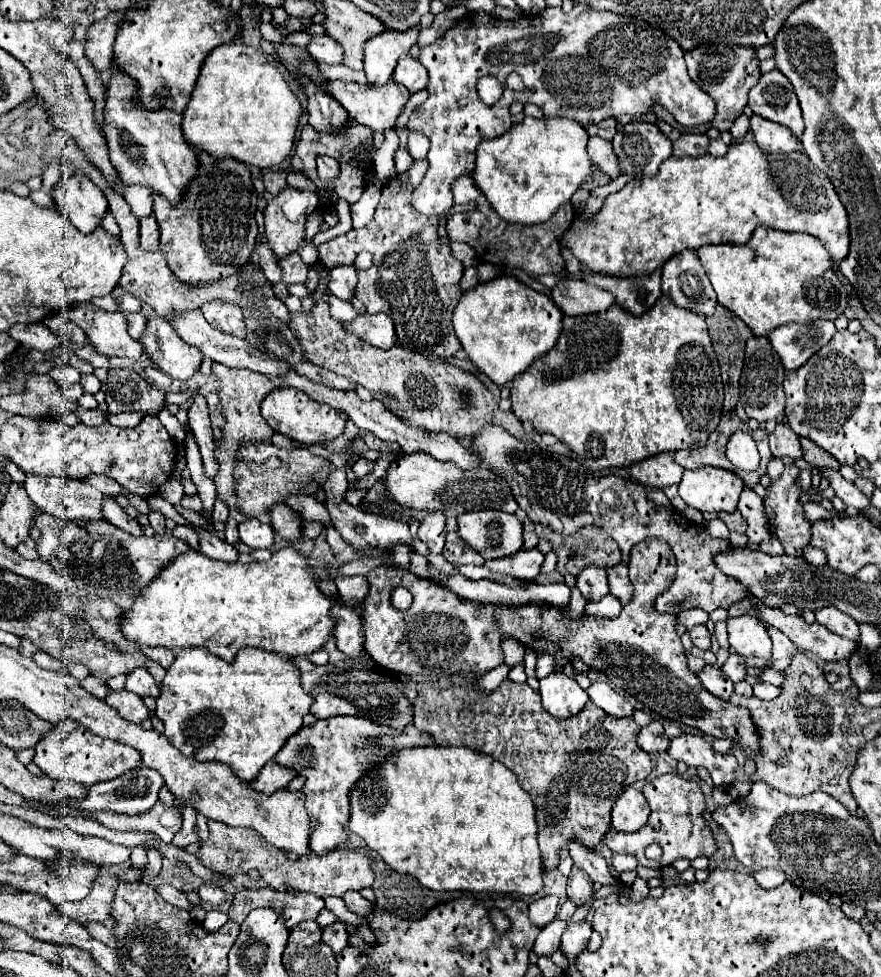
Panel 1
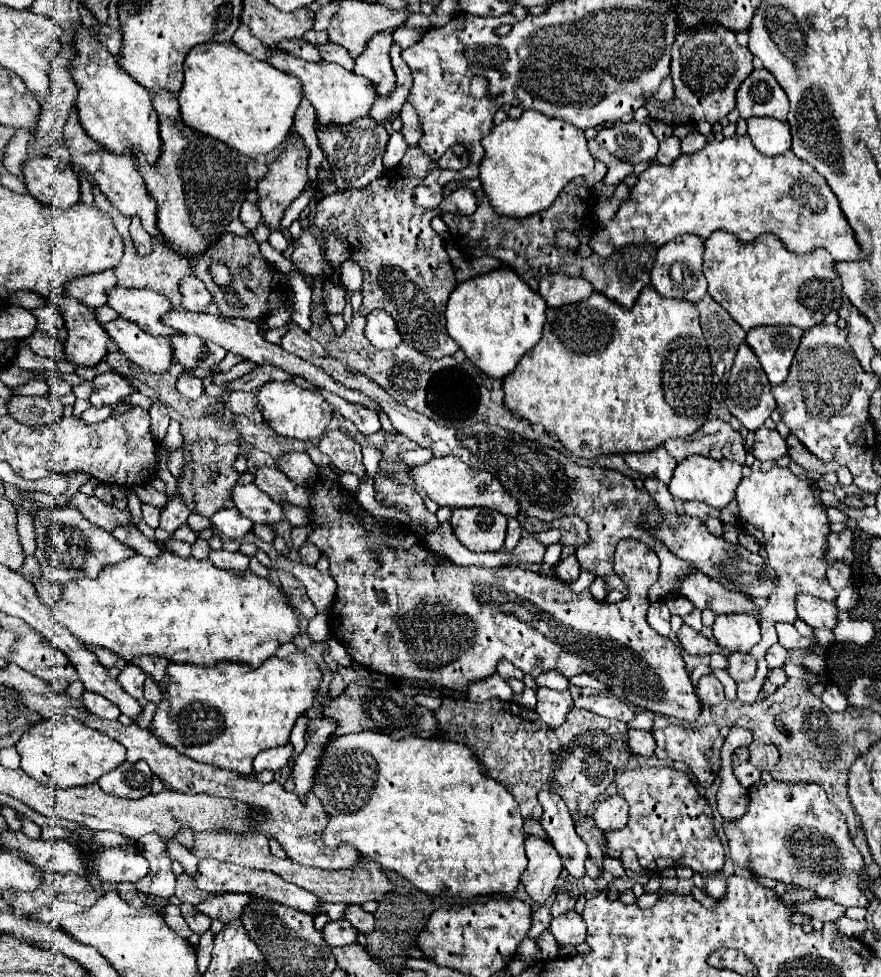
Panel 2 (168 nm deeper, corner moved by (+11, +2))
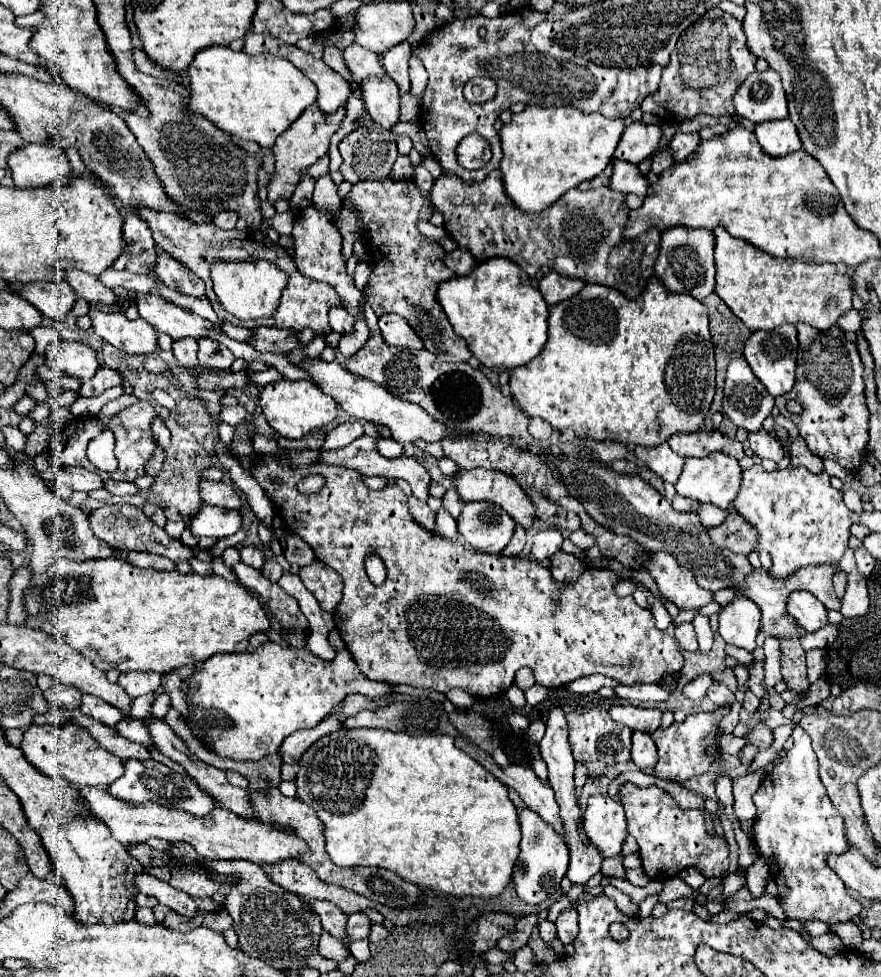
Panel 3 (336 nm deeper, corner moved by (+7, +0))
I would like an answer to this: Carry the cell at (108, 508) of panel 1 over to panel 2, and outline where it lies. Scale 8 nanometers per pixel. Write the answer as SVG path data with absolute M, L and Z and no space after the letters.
M117 528L117 530L113 532L113 536L115 536L119 542L123 542L125 546L129 546L131 550L135 550L137 554L145 556L149 562L153 562L153 560L159 556L159 552L161 552L151 540L145 538L143 532L135 532L135 528Z

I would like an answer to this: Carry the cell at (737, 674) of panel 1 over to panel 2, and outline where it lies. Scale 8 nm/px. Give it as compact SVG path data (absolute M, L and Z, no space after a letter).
M733 652L729 656L729 668L727 668L729 676L739 682L739 680L751 680L757 672L757 662L751 654L741 654L741 652Z

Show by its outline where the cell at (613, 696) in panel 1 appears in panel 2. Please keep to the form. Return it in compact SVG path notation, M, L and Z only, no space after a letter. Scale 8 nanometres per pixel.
M579 696L575 700L575 708L585 708L599 716L621 720L621 722L631 722L635 718L635 712L625 702L611 700L605 696Z

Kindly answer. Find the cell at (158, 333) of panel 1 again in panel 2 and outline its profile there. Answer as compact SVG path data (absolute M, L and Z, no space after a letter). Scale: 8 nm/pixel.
M115 318L103 324L103 330L119 346L119 350L145 372L165 372L171 364L171 344L167 338L157 338L143 332L129 320Z

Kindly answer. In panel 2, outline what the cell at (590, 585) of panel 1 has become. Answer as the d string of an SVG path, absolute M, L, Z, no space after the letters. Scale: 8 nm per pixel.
M575 556L561 558L553 570L555 570L555 574L557 574L561 580L567 580L567 582L575 582L575 580L579 578L579 572L581 572L579 562L577 562Z

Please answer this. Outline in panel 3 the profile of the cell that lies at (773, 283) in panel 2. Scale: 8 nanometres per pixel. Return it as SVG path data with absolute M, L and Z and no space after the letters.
M717 226L715 234L715 294L751 330L771 330L783 322L805 322L817 330L831 328L841 314L851 310L851 268L841 264L809 266L789 258L775 258L731 236Z

